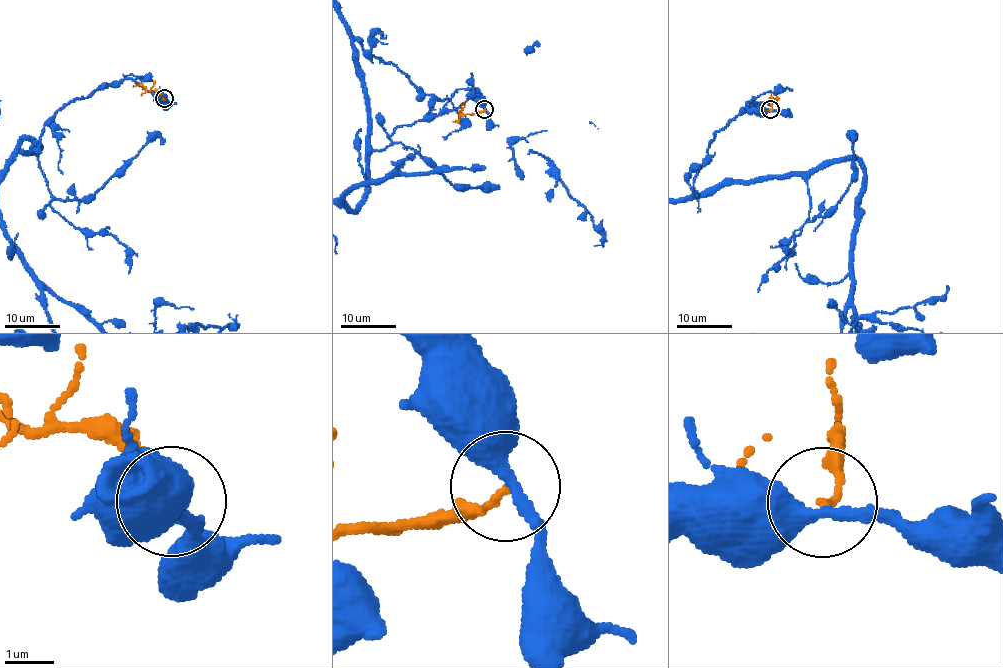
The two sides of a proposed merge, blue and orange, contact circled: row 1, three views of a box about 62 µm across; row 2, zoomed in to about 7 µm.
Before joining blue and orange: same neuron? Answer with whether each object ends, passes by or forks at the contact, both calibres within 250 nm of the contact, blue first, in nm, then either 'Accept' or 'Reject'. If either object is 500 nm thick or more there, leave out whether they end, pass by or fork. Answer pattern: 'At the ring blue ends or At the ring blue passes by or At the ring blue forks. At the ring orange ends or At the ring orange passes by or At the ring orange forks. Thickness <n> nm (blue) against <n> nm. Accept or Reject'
At the ring blue passes by. At the ring orange ends. Thickness 320 nm (blue) against 140 nm. Reject

